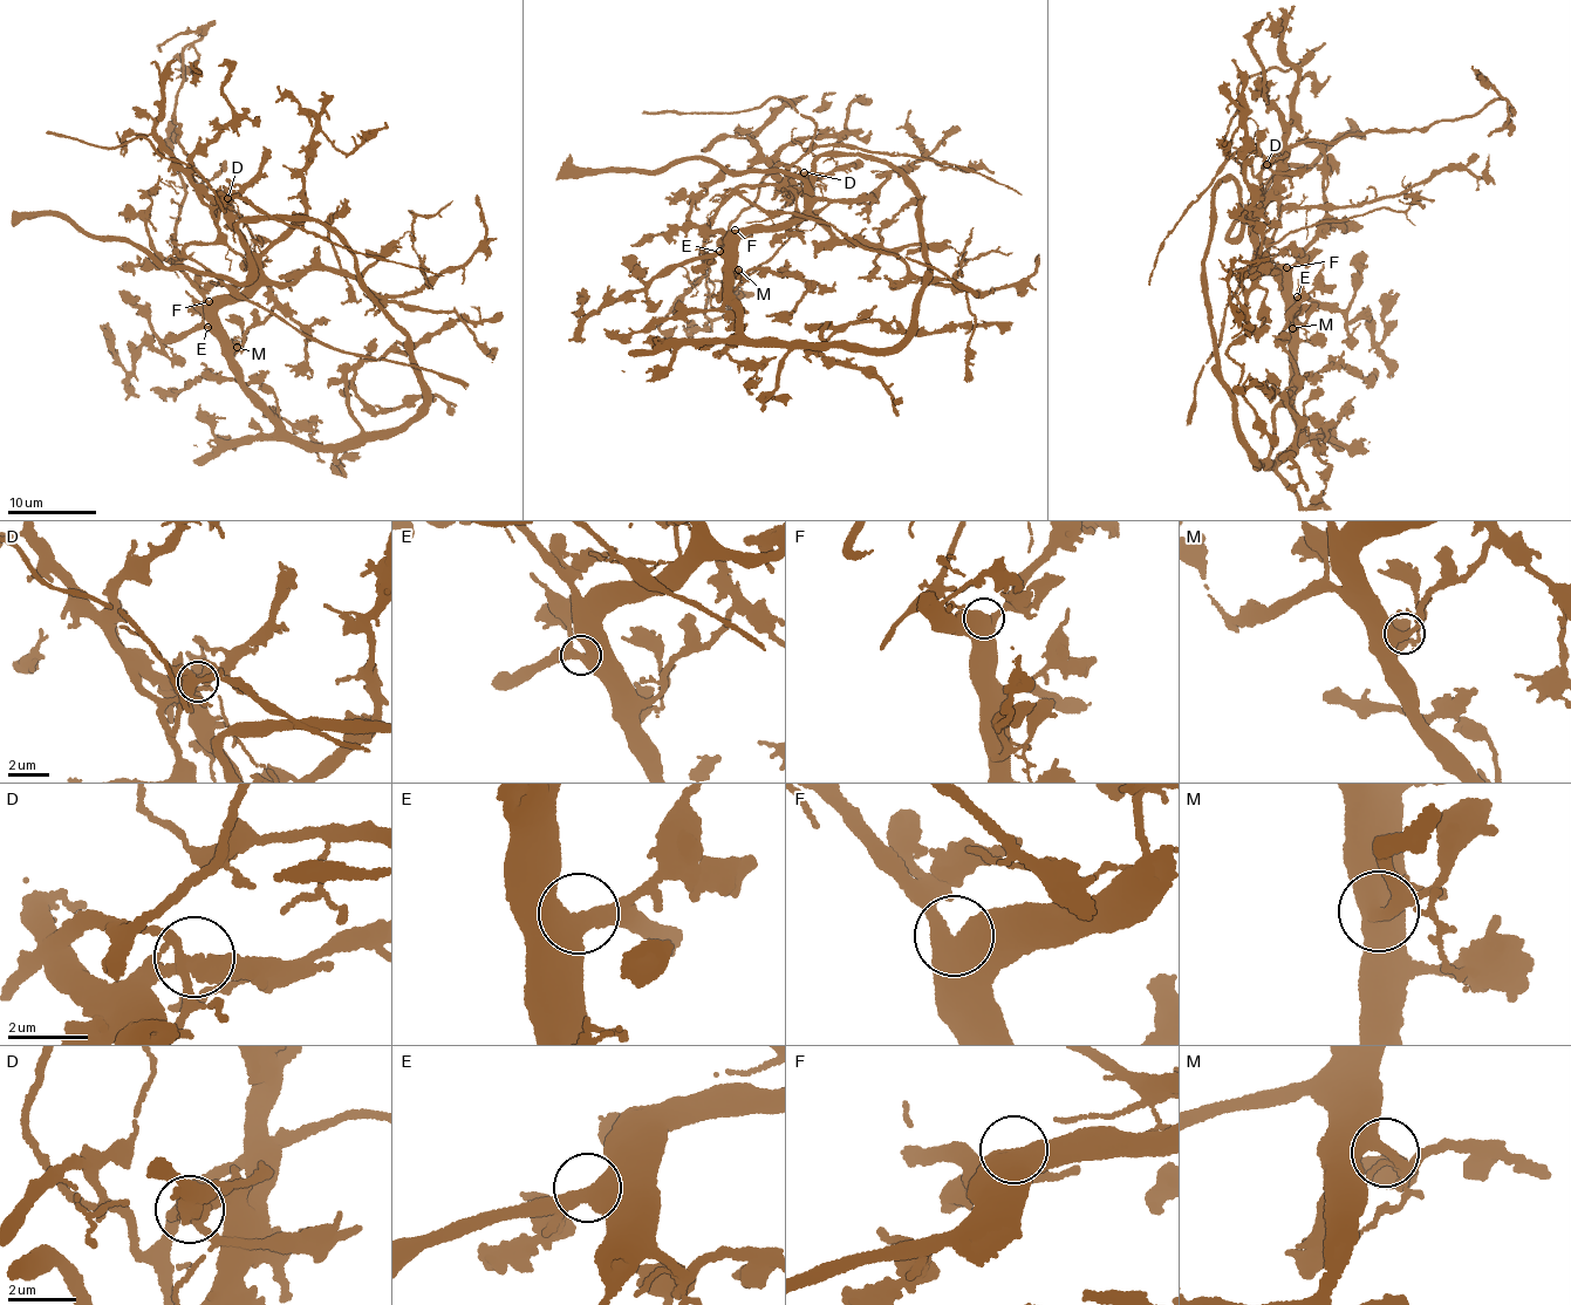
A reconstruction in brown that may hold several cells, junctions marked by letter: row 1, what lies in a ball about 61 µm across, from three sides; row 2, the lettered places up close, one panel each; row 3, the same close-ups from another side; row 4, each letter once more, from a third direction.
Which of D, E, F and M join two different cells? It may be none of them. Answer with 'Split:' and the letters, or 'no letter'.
Split: D

